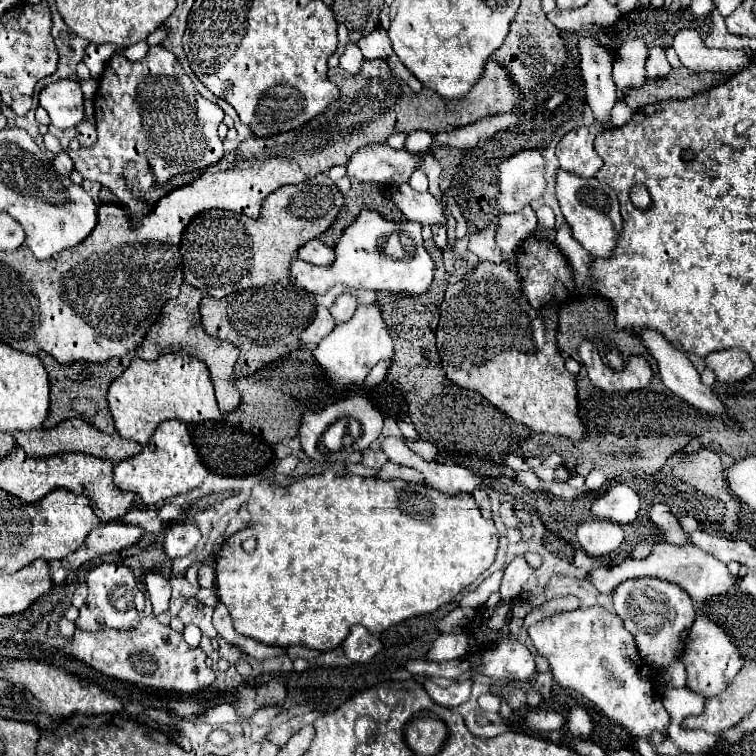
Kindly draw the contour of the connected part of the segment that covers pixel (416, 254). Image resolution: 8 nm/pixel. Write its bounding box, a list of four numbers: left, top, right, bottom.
[290,209,434,295]

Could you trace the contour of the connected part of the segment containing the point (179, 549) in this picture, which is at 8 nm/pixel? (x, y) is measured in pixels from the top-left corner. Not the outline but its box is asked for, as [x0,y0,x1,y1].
[164,523,200,559]

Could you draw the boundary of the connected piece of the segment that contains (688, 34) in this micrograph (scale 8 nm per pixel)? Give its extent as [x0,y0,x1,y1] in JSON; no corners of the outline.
[674,29,752,73]

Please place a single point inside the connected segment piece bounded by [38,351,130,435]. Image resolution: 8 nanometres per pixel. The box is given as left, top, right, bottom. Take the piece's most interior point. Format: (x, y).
(78, 390)

